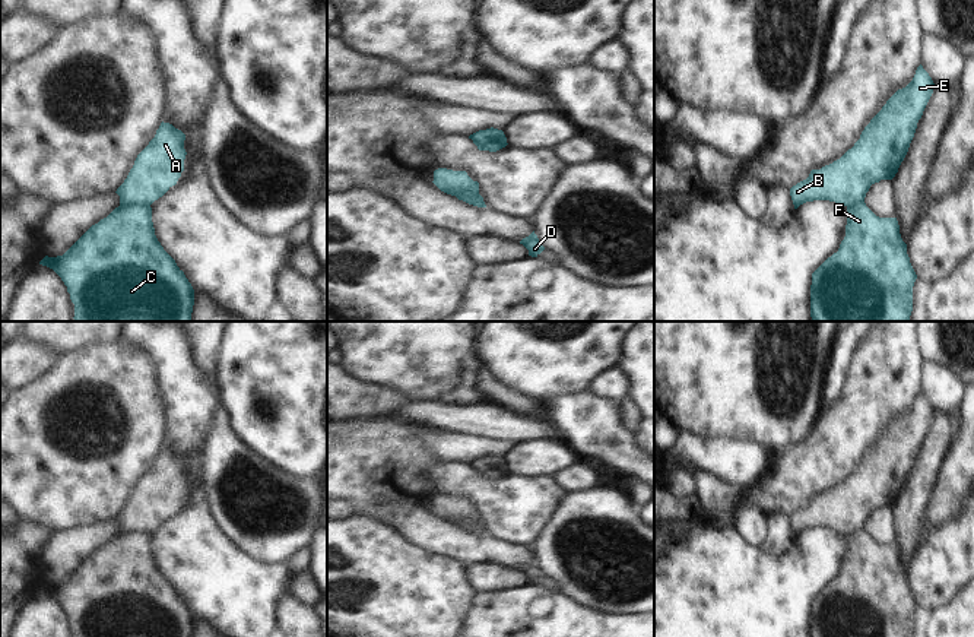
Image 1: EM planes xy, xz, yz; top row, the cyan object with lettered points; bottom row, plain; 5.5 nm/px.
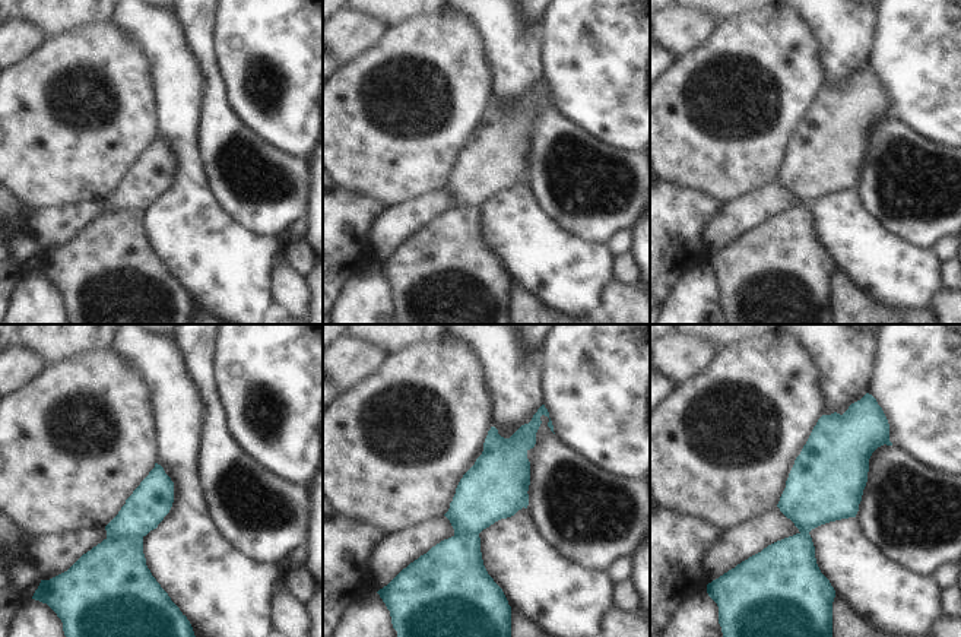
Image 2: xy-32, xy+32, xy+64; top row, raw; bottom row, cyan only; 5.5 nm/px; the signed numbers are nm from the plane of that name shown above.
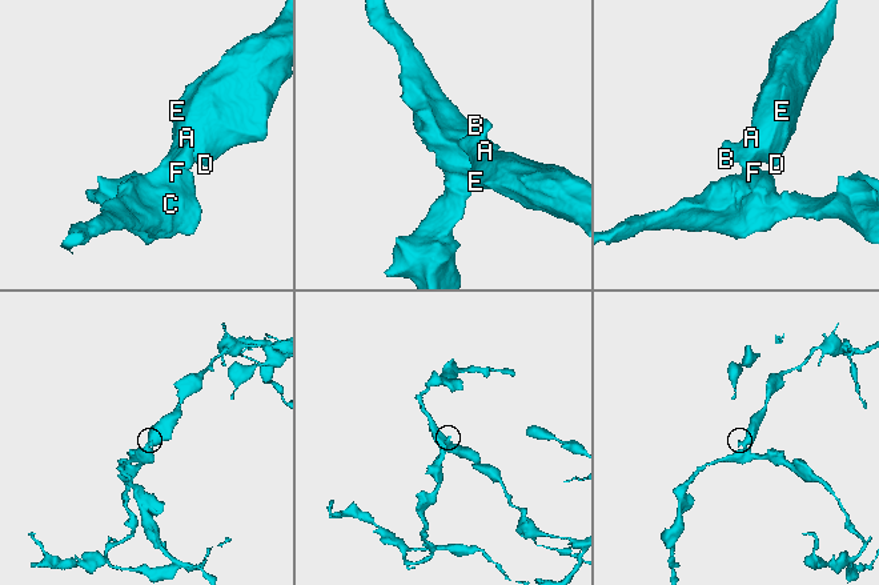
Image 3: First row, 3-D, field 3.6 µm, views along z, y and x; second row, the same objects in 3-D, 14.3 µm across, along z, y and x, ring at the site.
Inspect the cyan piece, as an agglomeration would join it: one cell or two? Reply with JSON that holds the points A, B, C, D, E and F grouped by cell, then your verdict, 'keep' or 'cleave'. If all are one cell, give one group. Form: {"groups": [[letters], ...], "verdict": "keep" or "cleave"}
{"groups": [["A", "B", "D", "E"], ["C", "F"]], "verdict": "cleave"}

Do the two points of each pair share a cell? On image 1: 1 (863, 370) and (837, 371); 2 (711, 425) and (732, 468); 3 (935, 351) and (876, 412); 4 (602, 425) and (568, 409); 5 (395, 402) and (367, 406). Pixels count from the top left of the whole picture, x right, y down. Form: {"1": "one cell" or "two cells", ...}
{"1": "two cells", "2": "two cells", "3": "two cells", "4": "one cell", "5": "one cell"}

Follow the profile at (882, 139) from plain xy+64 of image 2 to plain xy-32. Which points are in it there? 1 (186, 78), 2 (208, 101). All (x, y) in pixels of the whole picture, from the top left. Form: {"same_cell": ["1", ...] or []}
{"same_cell": ["2"]}

